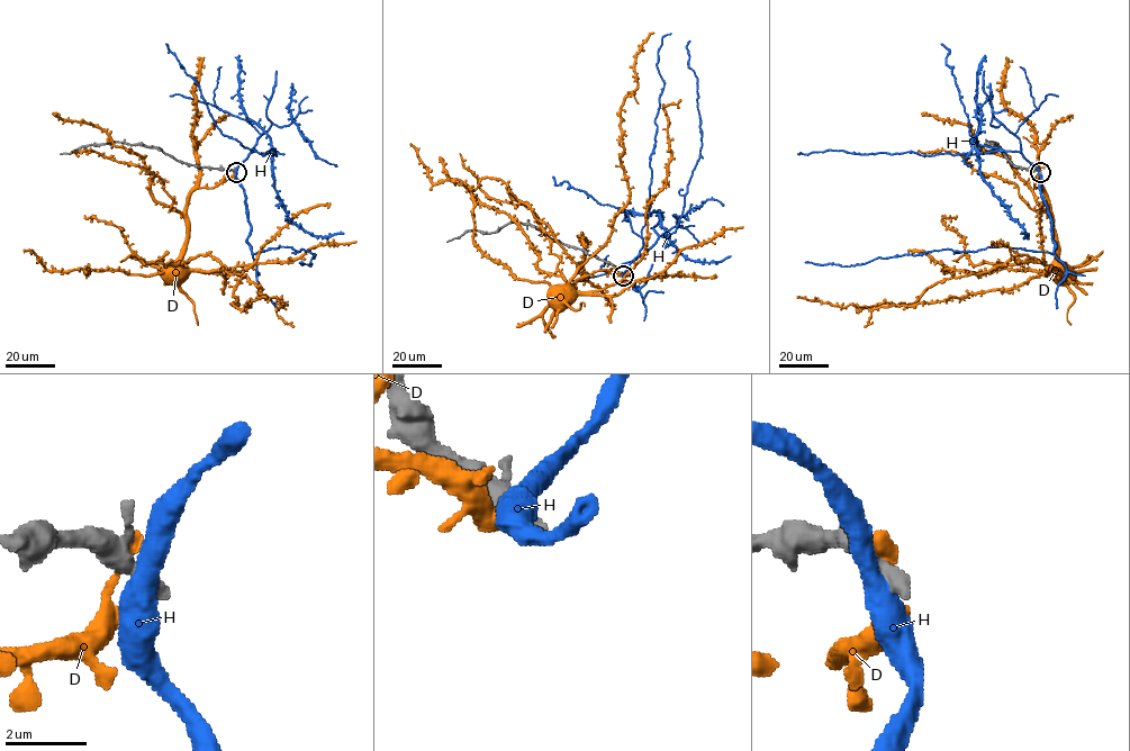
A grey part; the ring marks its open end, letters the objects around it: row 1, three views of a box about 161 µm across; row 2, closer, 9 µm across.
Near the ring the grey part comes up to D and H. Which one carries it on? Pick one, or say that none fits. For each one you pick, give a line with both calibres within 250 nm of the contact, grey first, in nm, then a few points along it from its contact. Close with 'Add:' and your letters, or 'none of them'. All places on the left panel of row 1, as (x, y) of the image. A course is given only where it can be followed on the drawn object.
Add: none of them

